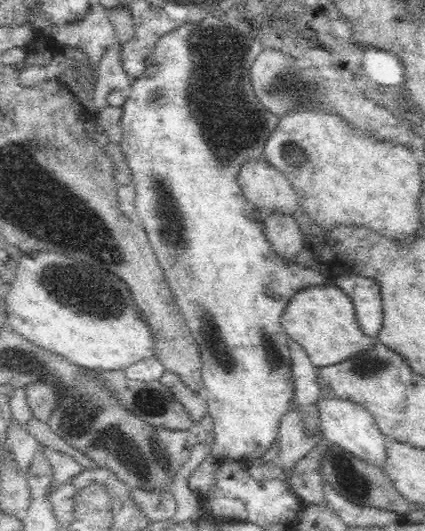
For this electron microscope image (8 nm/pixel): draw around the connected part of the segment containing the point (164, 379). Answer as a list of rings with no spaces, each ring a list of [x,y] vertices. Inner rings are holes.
[[[164,370],[164,374],[160,376],[160,382],[170,388],[172,396],[184,406],[184,410],[188,412],[188,416],[192,418],[194,424],[198,424],[198,422],[208,414],[208,402],[204,400],[204,390],[200,390],[202,394],[190,390],[190,388],[182,382],[180,376],[176,376],[176,374],[168,372],[168,370]]]

